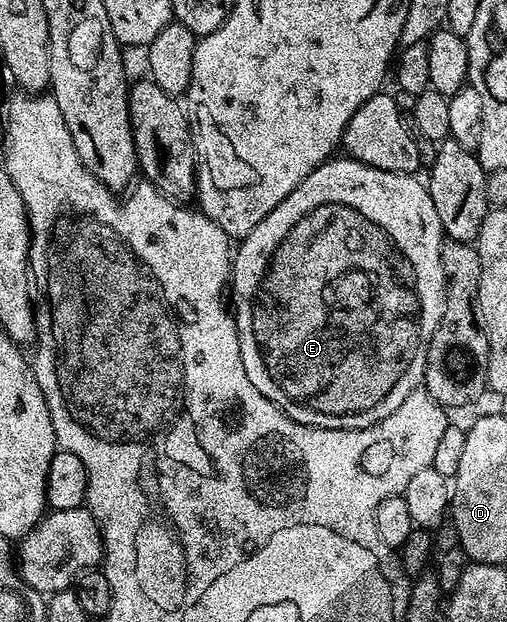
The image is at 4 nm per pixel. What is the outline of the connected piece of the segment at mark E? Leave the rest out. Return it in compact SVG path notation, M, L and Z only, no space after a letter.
M349 157L338 158L321 163L311 175L304 177L302 184L292 189L292 193L237 244L232 255L232 311L238 324L240 357L244 361L246 379L252 381L268 401L292 417L292 421L304 425L324 429L368 429L384 421L392 409L400 409L404 397L415 394L423 386L430 342L446 308L446 274L442 264L444 232L440 217L436 217L436 205L432 205L430 188L423 180L421 183L410 173L369 167Z

